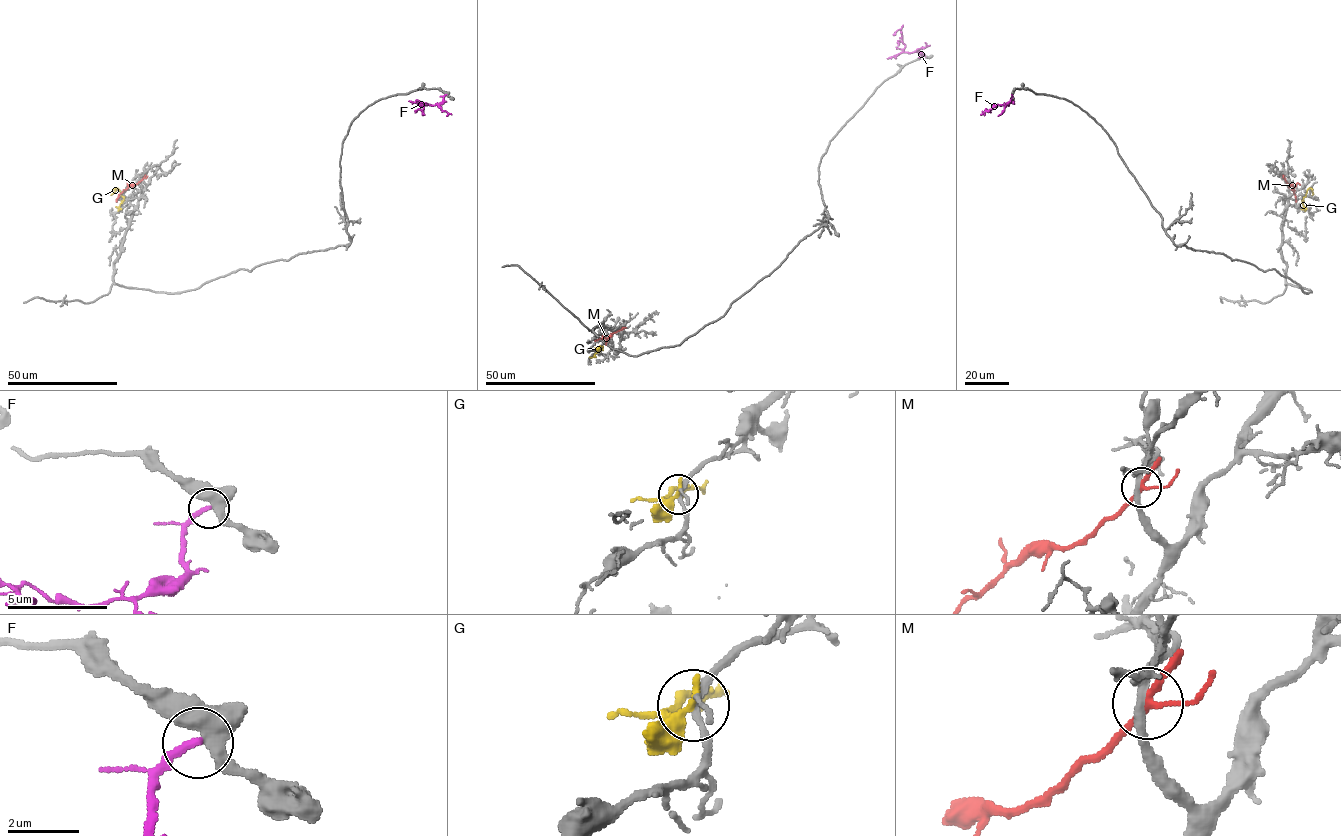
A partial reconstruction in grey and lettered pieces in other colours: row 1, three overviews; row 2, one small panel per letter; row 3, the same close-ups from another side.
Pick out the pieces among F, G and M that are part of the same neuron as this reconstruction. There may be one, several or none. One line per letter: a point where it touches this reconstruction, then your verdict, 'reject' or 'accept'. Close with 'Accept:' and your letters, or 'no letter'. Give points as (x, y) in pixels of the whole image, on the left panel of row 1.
F: contact (446, 94); reject
G: contact (121, 209); reject
M: contact (143, 178); reject
Accept: no letter

